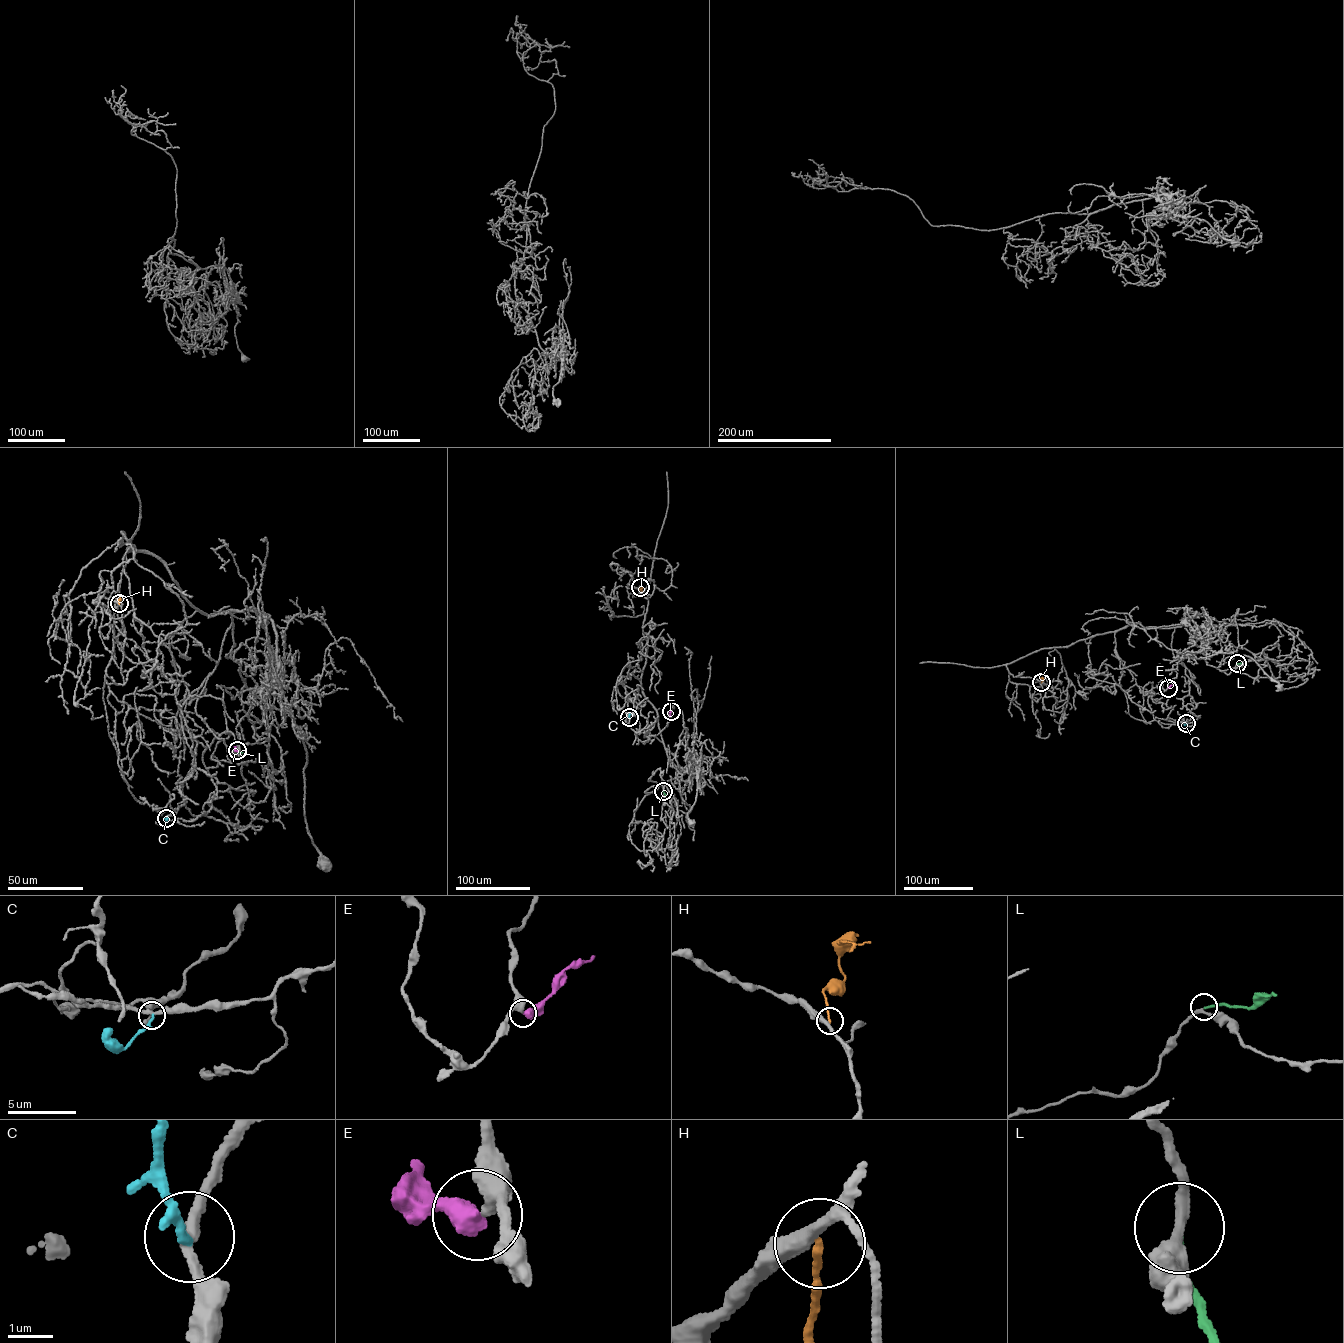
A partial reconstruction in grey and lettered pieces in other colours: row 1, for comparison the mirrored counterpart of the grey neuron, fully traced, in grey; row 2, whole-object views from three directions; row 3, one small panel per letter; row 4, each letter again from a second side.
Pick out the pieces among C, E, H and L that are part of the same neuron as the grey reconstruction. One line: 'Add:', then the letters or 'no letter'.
Add: E, L

